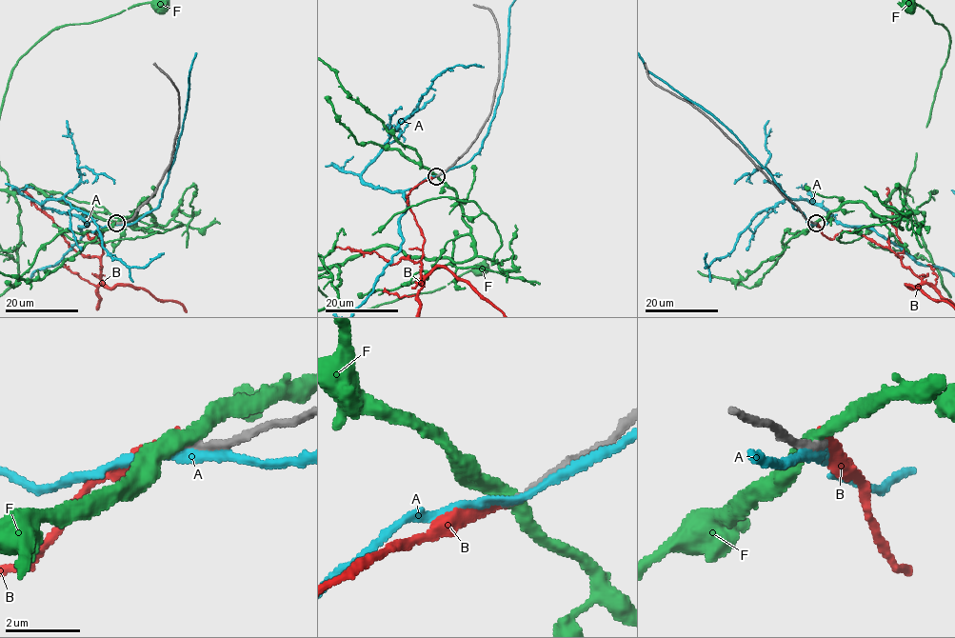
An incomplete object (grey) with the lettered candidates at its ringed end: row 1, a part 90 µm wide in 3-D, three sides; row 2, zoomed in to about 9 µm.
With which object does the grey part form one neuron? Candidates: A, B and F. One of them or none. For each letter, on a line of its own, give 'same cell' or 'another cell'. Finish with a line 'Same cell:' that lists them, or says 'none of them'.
A: another cell
B: another cell
F: another cell
Same cell: none of them

